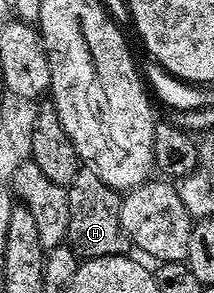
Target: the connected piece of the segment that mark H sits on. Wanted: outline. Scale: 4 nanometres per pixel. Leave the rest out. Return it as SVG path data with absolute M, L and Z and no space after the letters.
M93 168L79 169L78 175L66 187L68 196L68 232L66 242L73 248L79 259L99 258L100 256L129 255L132 247L130 238L122 231L120 208L122 198Z

